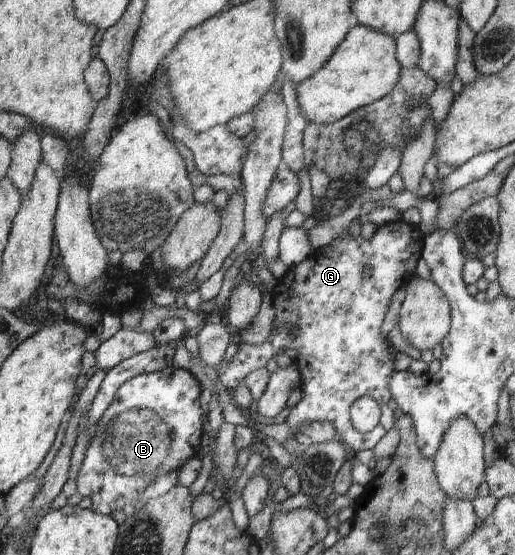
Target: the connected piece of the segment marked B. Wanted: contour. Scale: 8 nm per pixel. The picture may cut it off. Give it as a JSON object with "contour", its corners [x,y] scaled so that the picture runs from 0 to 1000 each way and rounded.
{"contour":[[[324,659],[313,668],[276,672],[239,688],[223,708],[216,730],[202,741],[184,784],[175,791],[150,861],[150,886],[173,895],[177,917],[200,928],[219,921],[256,917],[266,895],[303,859],[330,847],[346,849],[357,834],[386,820],[394,780],[390,739],[390,695],[383,681],[363,667]]]}

